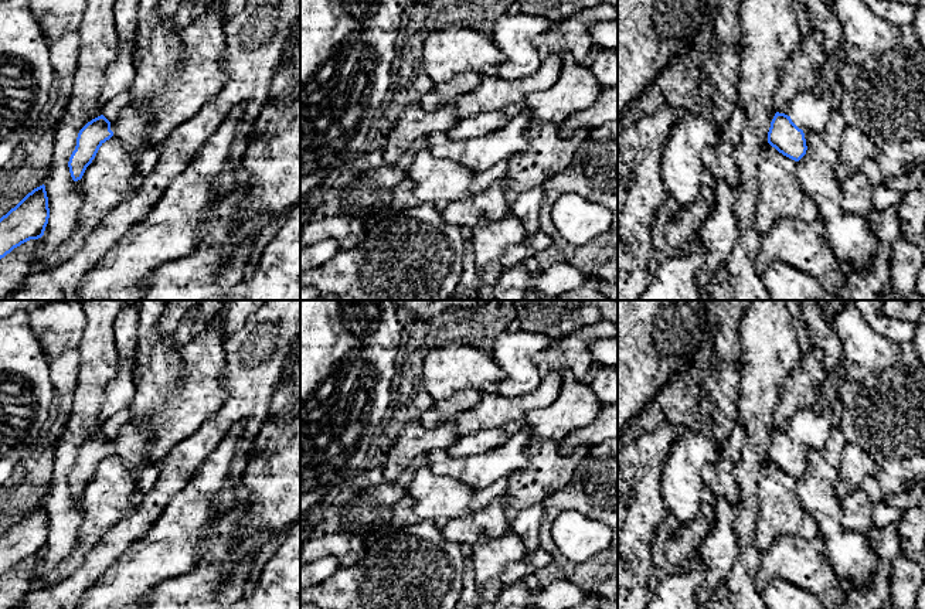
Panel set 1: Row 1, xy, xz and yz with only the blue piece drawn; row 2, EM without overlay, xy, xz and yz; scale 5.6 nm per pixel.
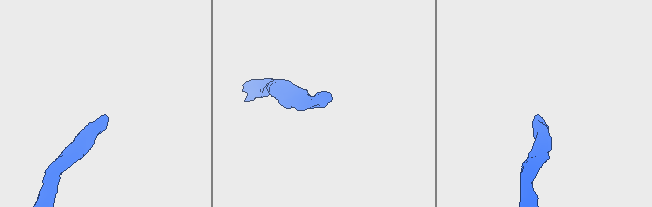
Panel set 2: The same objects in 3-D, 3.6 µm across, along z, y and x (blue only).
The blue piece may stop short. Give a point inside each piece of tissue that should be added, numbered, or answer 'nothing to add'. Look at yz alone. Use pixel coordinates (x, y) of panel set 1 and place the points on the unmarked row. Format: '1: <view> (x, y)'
1: yz (810, 429)

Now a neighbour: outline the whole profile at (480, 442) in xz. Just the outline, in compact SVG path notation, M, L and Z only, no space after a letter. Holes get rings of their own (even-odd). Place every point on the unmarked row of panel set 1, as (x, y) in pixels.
M513 422L496 431L480 431L466 436L458 436L458 440L446 449L446 453L450 457L467 457L486 453L503 445L523 428L523 422Z

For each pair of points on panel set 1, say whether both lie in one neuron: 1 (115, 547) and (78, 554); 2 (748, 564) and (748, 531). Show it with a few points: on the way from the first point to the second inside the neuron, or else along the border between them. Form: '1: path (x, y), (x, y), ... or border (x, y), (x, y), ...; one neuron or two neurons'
1: border (114, 527), (68, 575); two neurons
2: path (748, 555), (748, 540); one neuron

